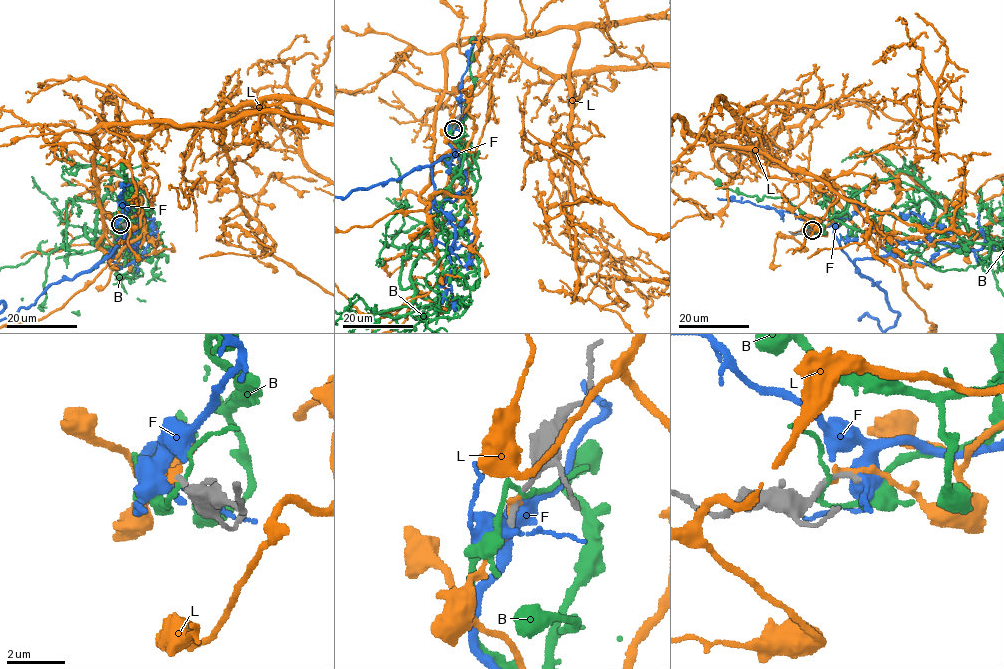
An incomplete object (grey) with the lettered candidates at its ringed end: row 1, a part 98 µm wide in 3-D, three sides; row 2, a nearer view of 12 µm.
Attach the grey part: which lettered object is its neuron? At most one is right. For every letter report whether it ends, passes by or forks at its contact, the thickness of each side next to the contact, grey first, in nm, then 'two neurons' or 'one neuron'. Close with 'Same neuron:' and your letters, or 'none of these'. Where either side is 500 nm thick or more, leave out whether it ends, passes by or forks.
B: it passes by; calibres 180 and 150 nm; two neurons
F: it forks; calibres 200 and 440 nm; two neurons
L: it ends; calibres 260 and 200 nm; two neurons
Same neuron: none of these

